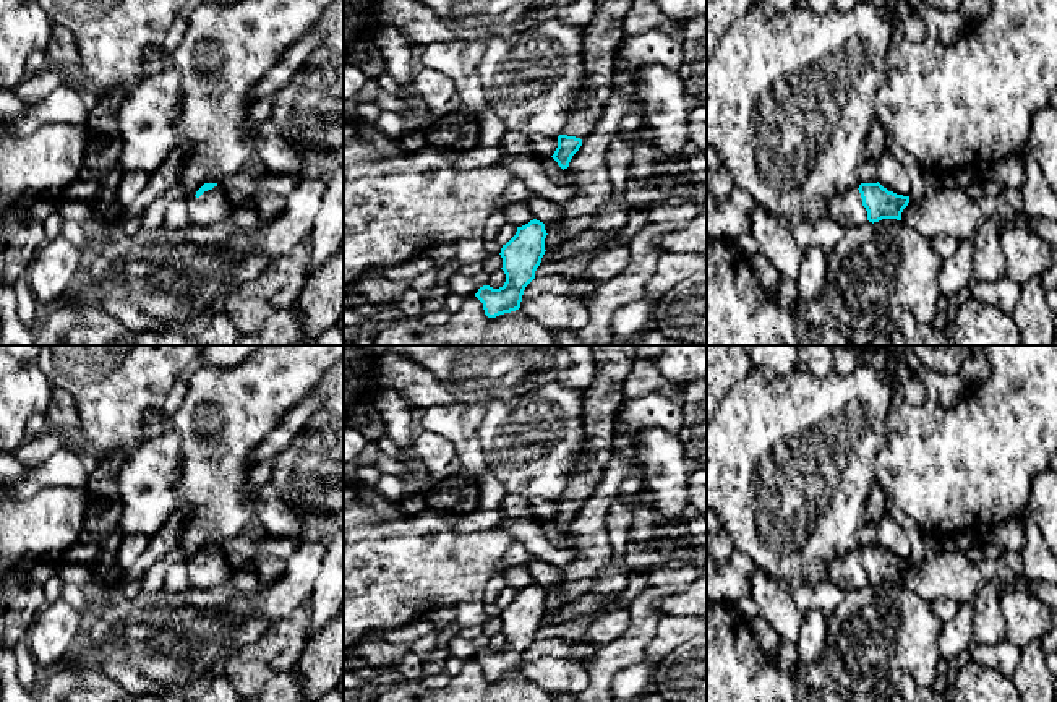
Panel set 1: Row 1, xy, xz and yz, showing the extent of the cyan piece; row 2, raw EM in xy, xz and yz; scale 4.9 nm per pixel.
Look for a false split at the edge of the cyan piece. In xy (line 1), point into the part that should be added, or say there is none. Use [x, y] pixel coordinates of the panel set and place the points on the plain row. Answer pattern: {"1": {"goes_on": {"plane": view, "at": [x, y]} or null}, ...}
{"1": {"goes_on": {"plane": "xy", "at": [213, 569]}}}

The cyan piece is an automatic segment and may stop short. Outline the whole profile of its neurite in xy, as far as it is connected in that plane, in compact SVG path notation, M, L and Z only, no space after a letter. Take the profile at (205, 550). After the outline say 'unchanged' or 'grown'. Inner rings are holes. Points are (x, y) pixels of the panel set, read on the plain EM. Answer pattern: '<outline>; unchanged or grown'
M204 546L193 561L186 563L186 571L196 589L227 585L235 574L227 556L217 546Z; grown

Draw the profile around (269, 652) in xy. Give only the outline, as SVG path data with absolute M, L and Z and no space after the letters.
M295 608L285 618L272 623L264 634L238 653L238 661L256 661L264 676L297 670L306 645L310 610Z

